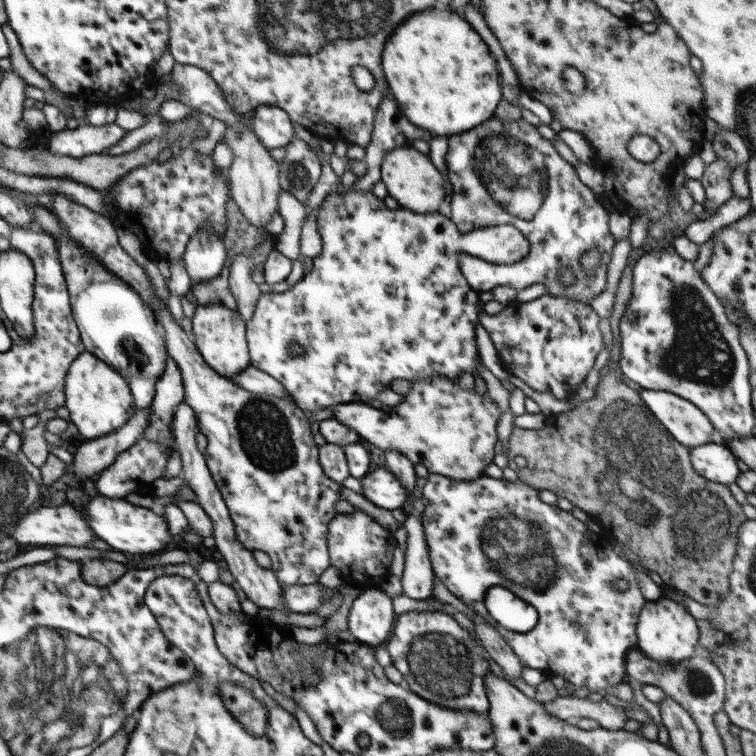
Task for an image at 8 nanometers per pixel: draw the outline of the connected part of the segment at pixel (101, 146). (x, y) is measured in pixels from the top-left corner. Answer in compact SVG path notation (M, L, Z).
M115 122L100 126L80 124L75 129L65 128L55 132L45 148L56 156L82 158L103 153L120 142L126 133L127 130Z

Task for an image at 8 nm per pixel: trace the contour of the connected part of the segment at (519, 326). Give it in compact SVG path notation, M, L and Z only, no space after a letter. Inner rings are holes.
M544 295L532 302L515 302L496 316L489 316L482 309L478 319L490 335L498 358L512 375L530 388L550 392L560 399L566 399L583 384L604 348L598 314L587 303L566 297Z

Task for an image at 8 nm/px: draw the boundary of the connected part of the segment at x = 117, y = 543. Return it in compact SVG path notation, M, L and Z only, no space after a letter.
M92 491L91 493L92 499L86 505L84 519L95 532L100 545L114 551L152 556L164 552L163 548L174 540L173 536L168 533L168 523L165 517L156 514L152 509L134 506L126 498L110 498L97 492Z

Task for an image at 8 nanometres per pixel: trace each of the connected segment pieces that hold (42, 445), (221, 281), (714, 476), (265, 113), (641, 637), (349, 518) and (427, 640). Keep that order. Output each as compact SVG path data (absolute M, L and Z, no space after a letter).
M44 410L44 412L38 413L37 417L37 426L26 430L26 436L22 438L21 449L26 458L34 466L40 468L46 462L47 456L50 453L49 444L44 437L46 422L58 418L58 415L55 410Z
M224 266L220 275L210 282L196 284L192 288L197 306L208 306L212 304L222 304L232 310L237 311L237 303L228 287L228 266Z
M706 443L689 451L693 469L712 482L729 485L736 482L742 472L738 468L737 456L724 443Z
M261 104L254 109L251 118L255 135L269 151L284 148L293 137L293 122L280 107Z
M666 596L655 601L647 601L642 607L636 634L636 648L659 663L675 663L699 653L699 628L696 619L686 611L683 604Z
M356 507L354 513L337 513L329 522L327 549L331 566L340 574L349 575L359 584L374 580L376 576L386 579L390 575L392 555L396 540L394 534Z
M408 611L396 615L389 638L383 644L390 653L392 668L408 683L409 689L432 704L460 711L474 711L486 714L489 711L489 700L485 689L484 677L497 671L486 650L480 642L474 640L468 631L452 617L440 611Z

